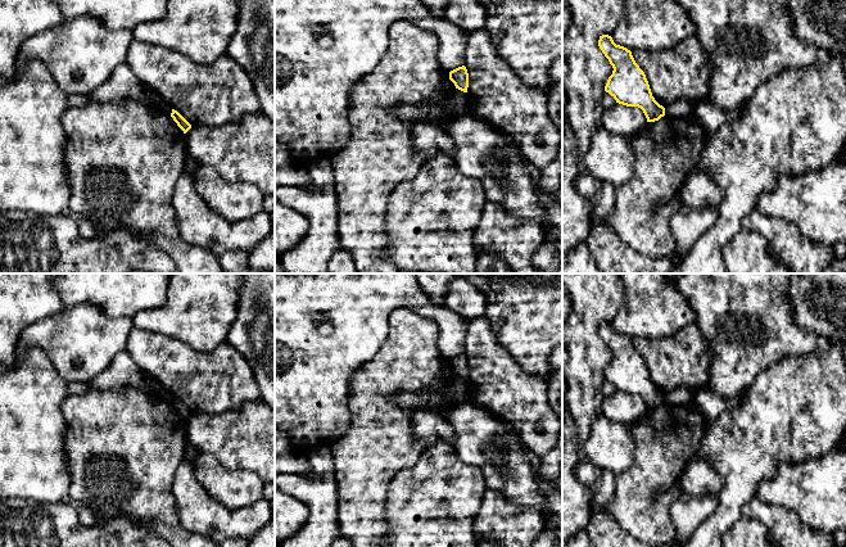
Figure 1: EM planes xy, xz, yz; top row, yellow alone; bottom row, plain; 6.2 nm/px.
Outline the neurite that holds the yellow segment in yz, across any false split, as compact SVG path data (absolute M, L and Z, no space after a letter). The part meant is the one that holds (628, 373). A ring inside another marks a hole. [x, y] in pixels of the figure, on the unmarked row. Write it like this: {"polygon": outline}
{"polygon": "M609 322L600 324L598 334L614 356L605 379L619 392L641 395L647 410L664 404L665 395L652 384L646 362L635 351L632 339L616 333Z"}

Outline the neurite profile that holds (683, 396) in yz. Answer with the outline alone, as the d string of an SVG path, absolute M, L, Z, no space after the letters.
M679 388L677 390L671 390L665 393L665 403L670 406L688 406L693 404L696 394L700 389L689 389L689 388Z

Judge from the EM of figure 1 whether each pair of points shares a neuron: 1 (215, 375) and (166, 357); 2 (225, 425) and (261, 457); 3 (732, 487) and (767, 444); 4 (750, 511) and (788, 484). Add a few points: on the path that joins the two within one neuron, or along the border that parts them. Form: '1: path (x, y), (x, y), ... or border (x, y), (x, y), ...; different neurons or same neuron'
1: path (203, 375), (189, 375), (177, 367); same neuron
2: path (234, 434), (252, 448); same neuron
3: path (741, 477), (742, 469), (756, 455); same neuron
4: border (756, 496), (792, 511); different neurons

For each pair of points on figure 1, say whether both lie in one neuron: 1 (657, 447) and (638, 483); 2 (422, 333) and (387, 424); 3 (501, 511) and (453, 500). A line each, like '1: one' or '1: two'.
1: one
2: one
3: two

